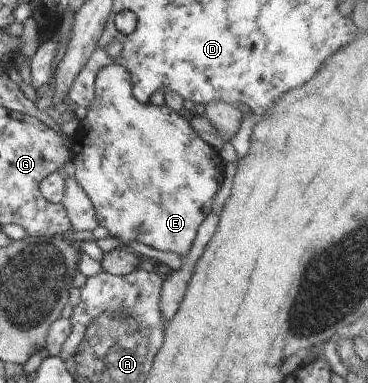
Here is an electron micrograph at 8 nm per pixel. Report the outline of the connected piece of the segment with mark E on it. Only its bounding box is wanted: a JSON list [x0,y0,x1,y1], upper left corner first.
[70,64,224,258]

